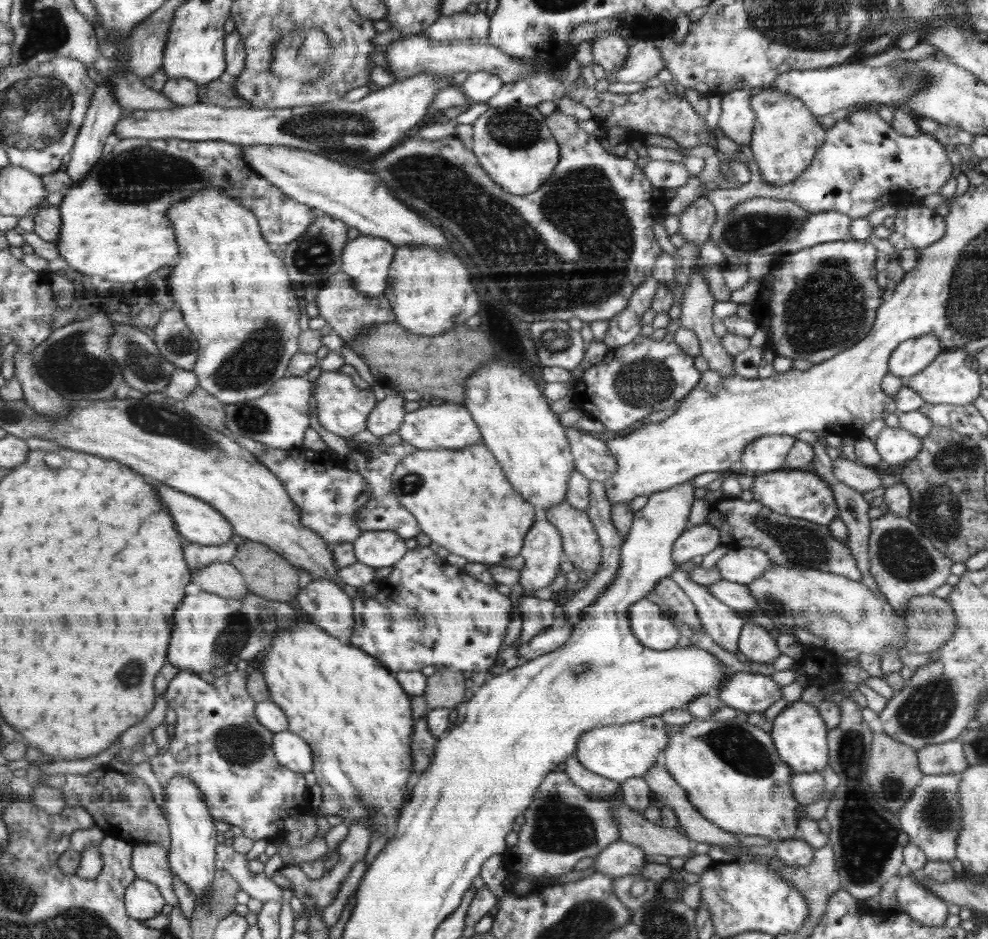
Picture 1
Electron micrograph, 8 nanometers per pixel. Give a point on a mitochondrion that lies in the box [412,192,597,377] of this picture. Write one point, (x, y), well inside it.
(554, 340)

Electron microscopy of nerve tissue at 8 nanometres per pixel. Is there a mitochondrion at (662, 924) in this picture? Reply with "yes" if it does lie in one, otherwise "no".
yes

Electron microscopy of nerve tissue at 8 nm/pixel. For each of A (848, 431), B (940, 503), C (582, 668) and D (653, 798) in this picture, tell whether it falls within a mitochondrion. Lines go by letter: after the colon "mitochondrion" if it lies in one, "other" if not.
A: other
B: mitochondrion
C: mitochondrion
D: other

